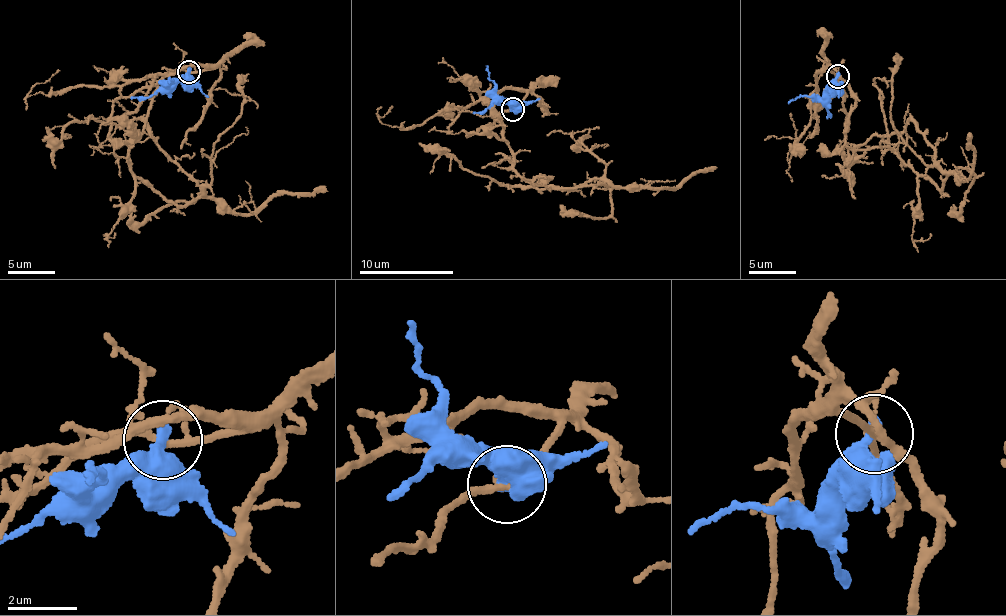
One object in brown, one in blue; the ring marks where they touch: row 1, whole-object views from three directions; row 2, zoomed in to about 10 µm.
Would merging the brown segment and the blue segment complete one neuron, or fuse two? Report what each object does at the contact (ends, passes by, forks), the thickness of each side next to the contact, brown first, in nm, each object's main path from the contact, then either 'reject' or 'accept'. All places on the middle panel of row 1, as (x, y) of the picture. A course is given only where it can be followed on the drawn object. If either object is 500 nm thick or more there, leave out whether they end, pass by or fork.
brown forks; blue ends; calibres 170 and 440 nm; course brown (513, 109), (467, 135), (505, 140), (535, 184), (605, 186), (499, 185), (438, 149), (449, 150); course blue (513, 109), (493, 100), (487, 108), (472, 114); reject

